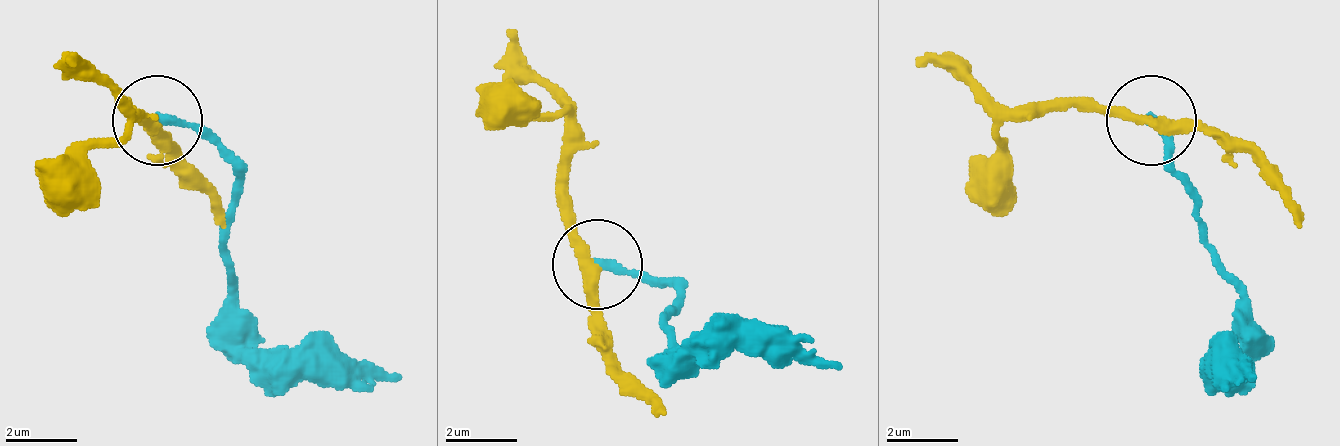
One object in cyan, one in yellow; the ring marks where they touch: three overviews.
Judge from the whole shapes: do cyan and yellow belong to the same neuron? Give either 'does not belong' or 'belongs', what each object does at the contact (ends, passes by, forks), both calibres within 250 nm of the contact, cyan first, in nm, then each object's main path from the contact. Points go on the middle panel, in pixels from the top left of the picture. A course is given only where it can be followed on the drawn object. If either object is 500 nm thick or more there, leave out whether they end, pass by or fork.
does not belong; cyan ends; yellow passes by; calibres 260 and 300 nm; course cyan (595, 262), (622, 262), (676, 289), (676, 352), (730, 352), (838, 370); course yellow (595, 262), (568, 208), (568, 109), (523, 118), (496, 100)

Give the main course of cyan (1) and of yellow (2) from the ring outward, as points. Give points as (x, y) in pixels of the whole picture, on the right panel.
1: (1148, 122), (1175, 167), (1238, 320), (1238, 365), (1256, 383)
2: (1148, 122), (1094, 104), (1022, 104), (995, 131), (1004, 158), (1004, 185), (986, 212)

